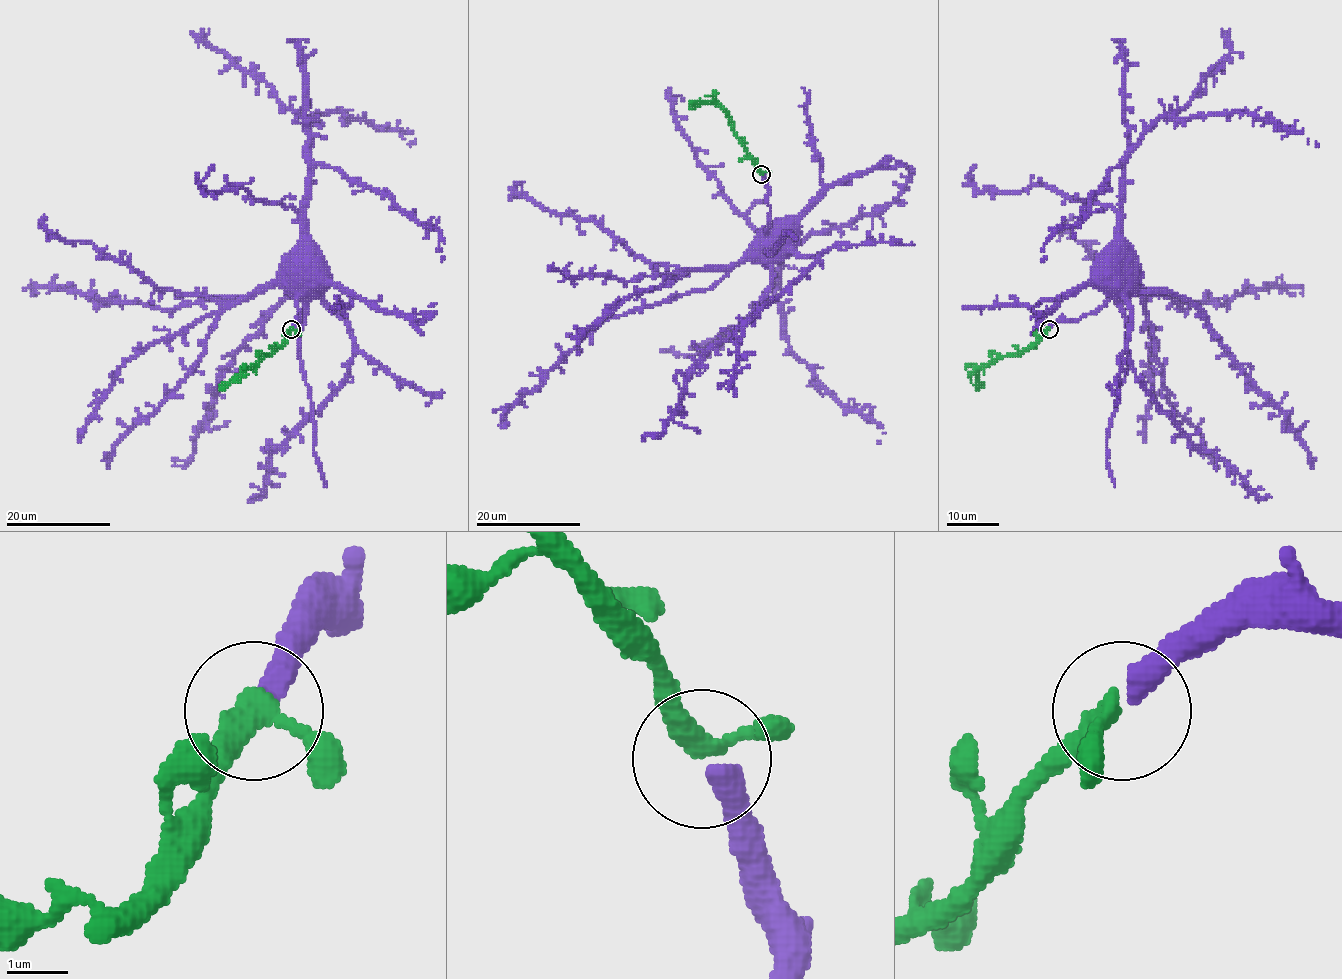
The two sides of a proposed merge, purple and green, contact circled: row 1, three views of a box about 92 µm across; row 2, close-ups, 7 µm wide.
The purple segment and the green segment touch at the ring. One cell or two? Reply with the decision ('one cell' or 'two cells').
one cell

